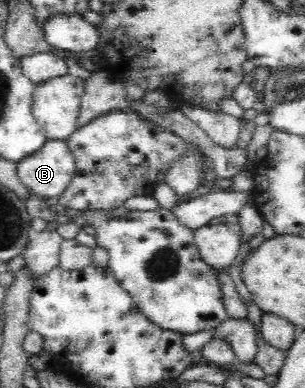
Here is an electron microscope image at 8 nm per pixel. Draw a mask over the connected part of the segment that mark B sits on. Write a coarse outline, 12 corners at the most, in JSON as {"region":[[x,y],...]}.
{"region":[[50,140],[16,163],[42,199],[58,198],[76,163],[65,140]]}

